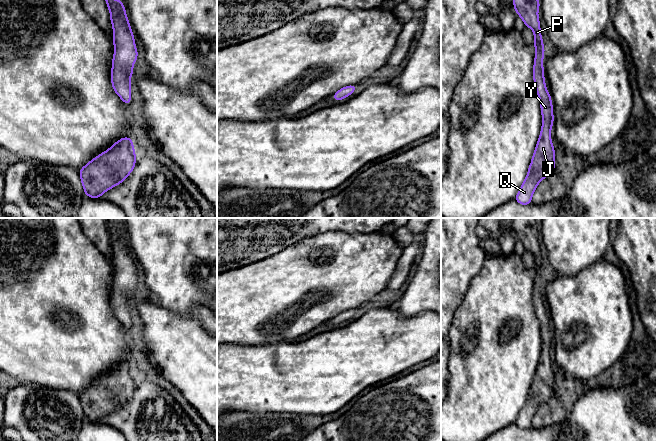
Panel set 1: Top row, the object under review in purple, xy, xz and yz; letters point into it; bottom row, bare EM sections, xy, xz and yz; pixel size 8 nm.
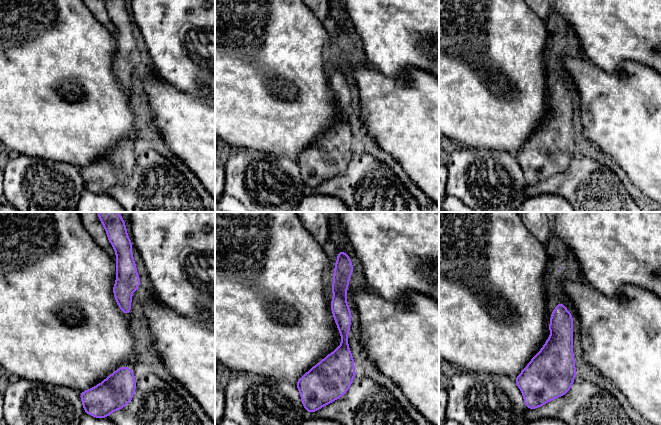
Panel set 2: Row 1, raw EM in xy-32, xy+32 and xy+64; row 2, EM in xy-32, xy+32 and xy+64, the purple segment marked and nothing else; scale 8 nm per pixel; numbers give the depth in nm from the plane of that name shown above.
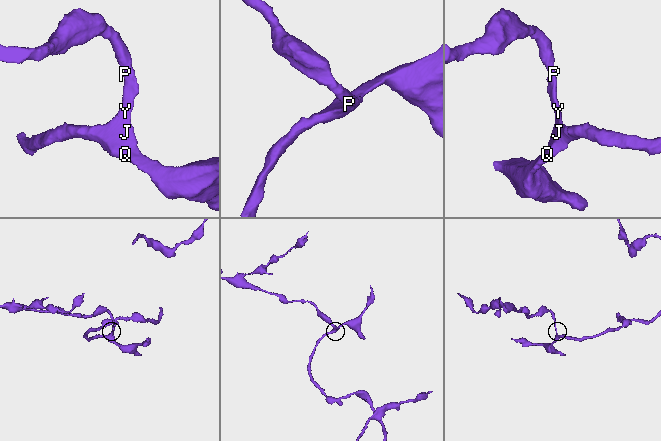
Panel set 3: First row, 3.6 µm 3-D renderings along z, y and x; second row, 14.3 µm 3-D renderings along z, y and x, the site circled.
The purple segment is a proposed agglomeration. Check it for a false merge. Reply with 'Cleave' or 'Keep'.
Keep

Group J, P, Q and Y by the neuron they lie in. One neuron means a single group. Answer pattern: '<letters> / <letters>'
J P Q Y

